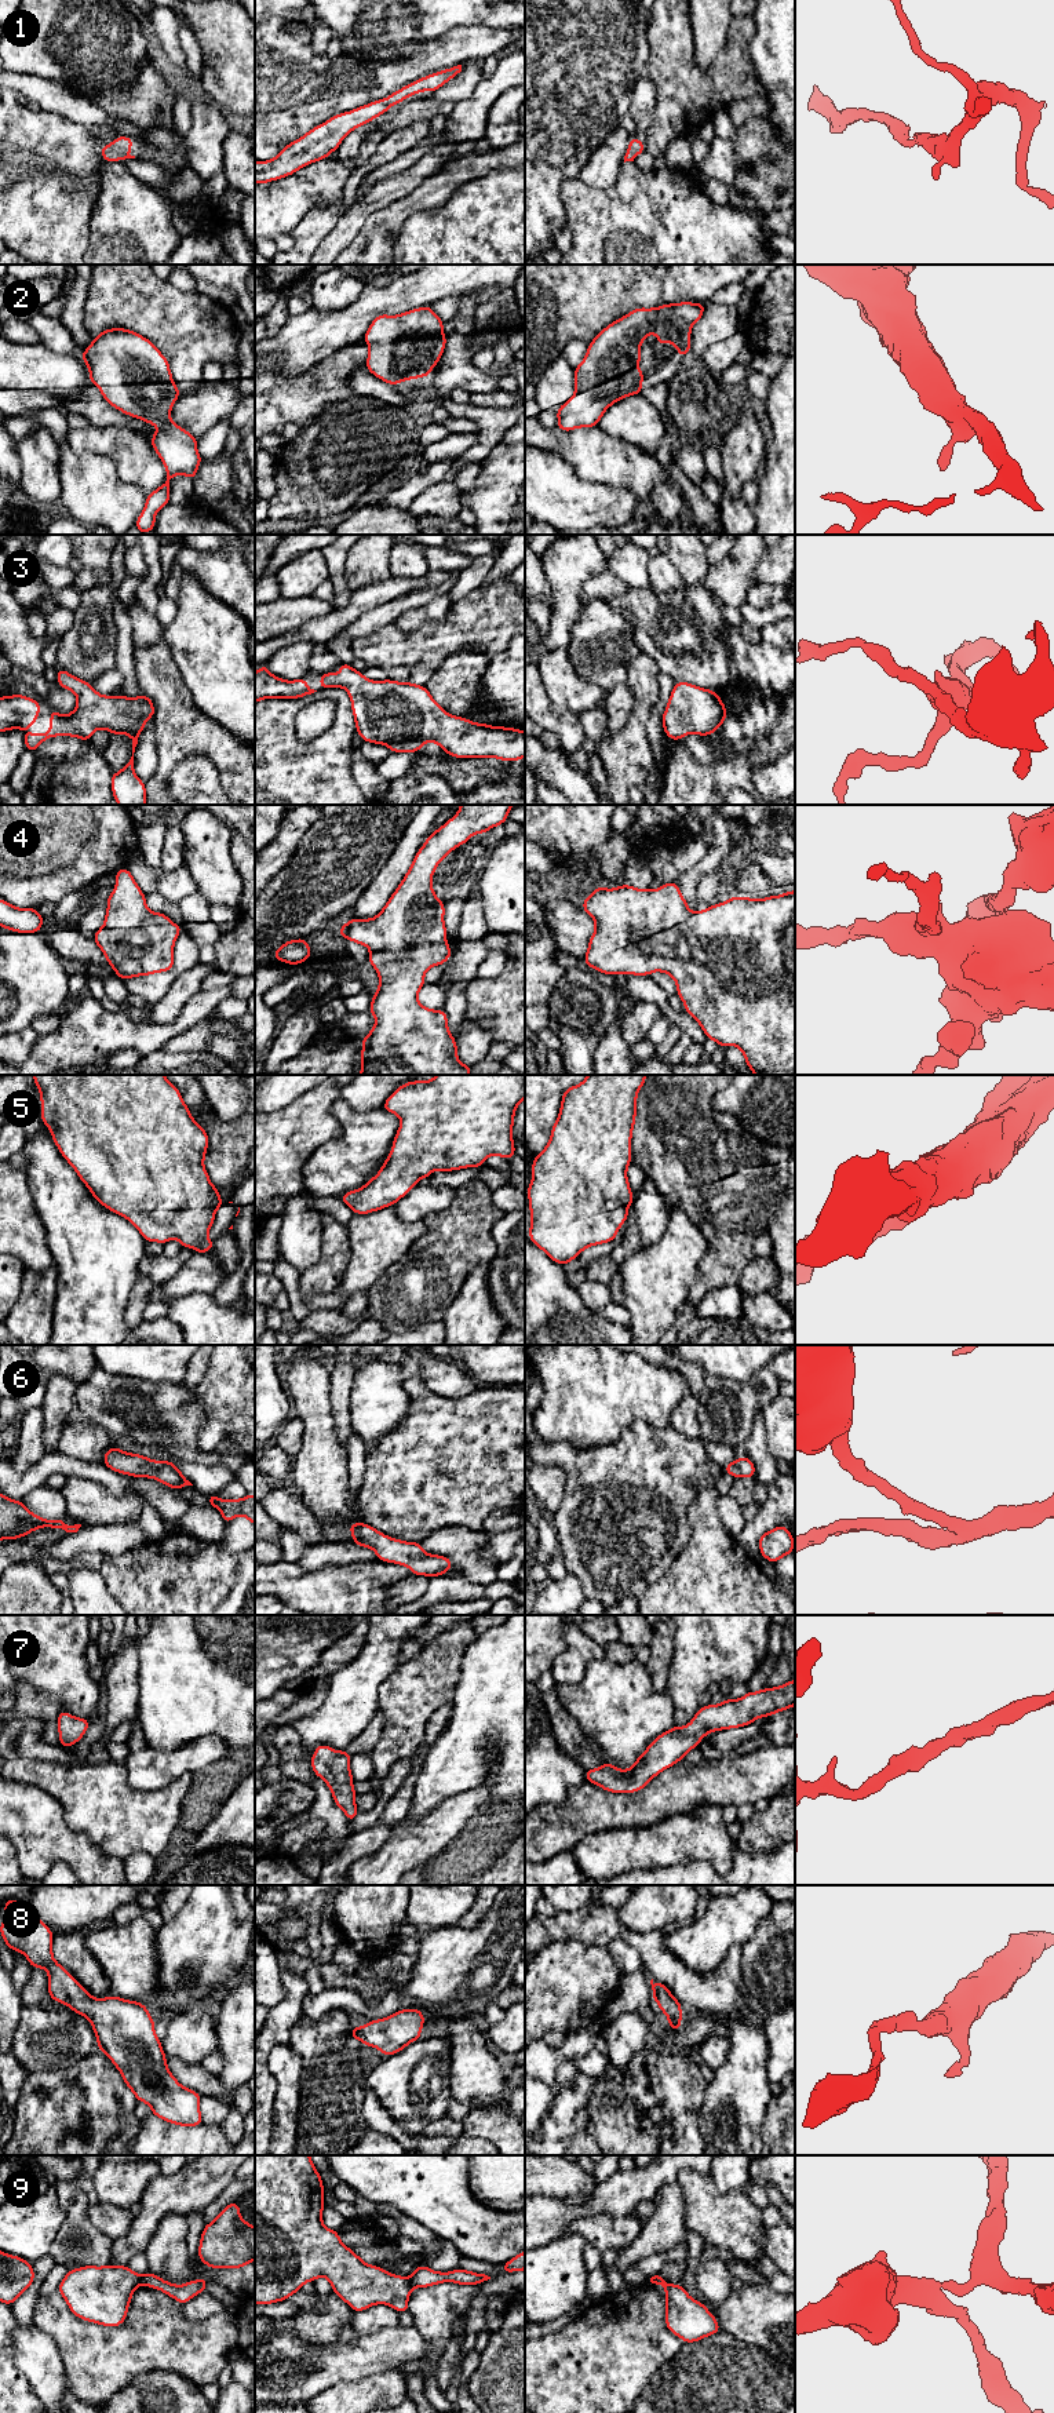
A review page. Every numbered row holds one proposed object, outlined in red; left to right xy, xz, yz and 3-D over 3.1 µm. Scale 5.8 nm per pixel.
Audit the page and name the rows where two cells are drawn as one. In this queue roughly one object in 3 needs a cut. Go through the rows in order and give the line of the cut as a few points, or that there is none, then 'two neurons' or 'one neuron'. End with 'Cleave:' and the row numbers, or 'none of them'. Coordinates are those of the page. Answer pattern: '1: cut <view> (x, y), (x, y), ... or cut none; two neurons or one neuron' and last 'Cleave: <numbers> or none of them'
1: cut none; one neuron
2: cut none; one neuron
3: cut none; one neuron
4: cut none; one neuron
5: cut none; one neuron
6: cut none; one neuron
7: cut none; one neuron
8: cut none; one neuron
9: cut xz (408, 2278), (412, 2286); two neurons
Cleave: 9

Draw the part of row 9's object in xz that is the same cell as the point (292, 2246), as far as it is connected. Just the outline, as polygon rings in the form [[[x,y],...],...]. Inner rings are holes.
[[[255,2155],[255,2304],[273,2304],[300,2292],[306,2282],[325,2277],[333,2293],[355,2312],[375,2304],[391,2306],[408,2312],[412,2292],[409,2278],[394,2275],[379,2266],[366,2264],[350,2248],[342,2243],[338,2231],[322,2224],[324,2184],[310,2155]]]

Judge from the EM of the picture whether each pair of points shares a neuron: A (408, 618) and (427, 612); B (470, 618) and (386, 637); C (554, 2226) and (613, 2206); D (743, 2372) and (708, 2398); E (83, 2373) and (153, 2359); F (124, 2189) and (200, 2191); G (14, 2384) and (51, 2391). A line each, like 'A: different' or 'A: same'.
A: same
B: same
C: same
D: same
E: same
F: different
G: different

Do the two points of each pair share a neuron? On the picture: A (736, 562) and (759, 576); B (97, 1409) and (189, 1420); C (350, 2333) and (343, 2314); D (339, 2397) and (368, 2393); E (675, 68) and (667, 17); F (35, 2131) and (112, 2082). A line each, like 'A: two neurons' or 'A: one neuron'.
A: two neurons
B: one neuron
C: two neurons
D: one neuron
E: one neuron
F: one neuron

